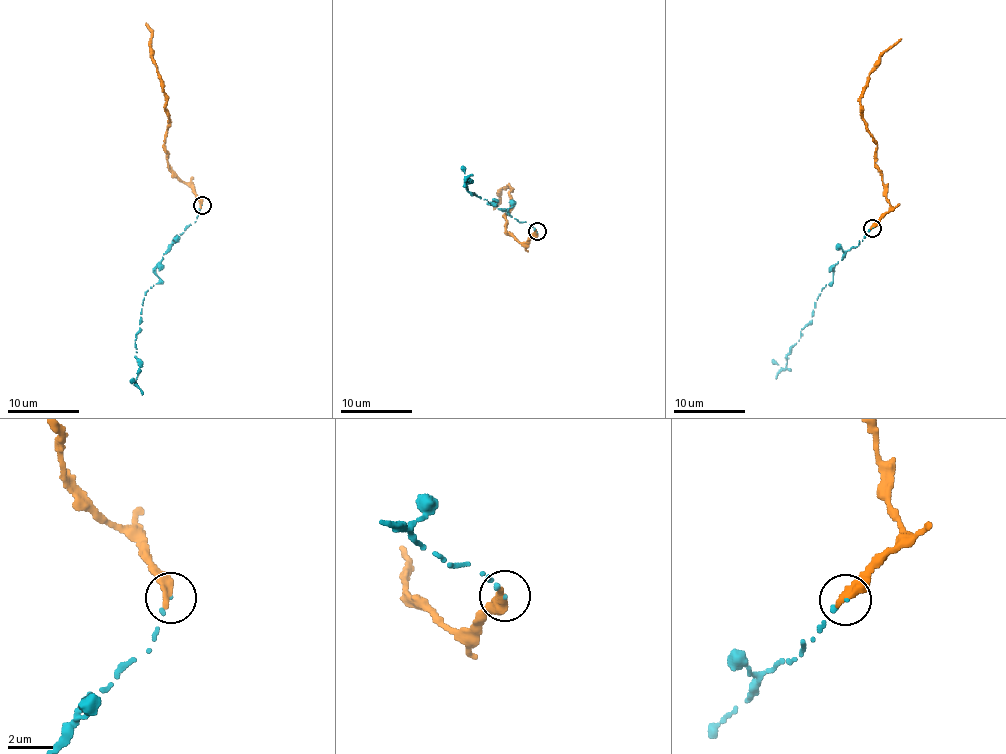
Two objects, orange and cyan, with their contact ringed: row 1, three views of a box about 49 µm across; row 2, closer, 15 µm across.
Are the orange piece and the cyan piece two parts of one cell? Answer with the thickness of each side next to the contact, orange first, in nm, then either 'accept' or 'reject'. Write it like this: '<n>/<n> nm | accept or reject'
480/140 nm | reject

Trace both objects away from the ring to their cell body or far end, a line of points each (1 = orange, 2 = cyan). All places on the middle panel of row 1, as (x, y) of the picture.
1: (535, 232), (521, 243), (506, 230), (504, 217), (511, 199), (510, 184), (500, 189), (499, 202), (493, 209)
2: (537, 232), (475, 193), (471, 195), (466, 185), (470, 181), (466, 181), (461, 166)

